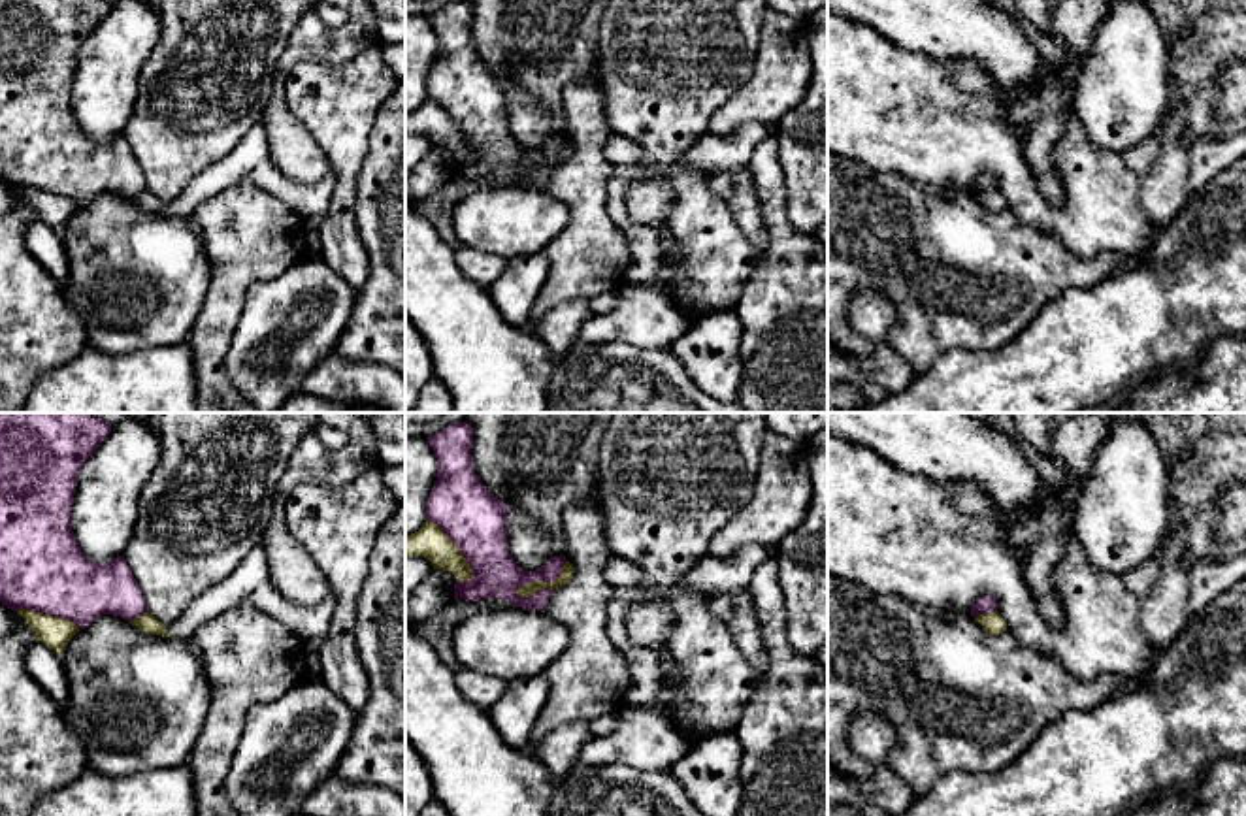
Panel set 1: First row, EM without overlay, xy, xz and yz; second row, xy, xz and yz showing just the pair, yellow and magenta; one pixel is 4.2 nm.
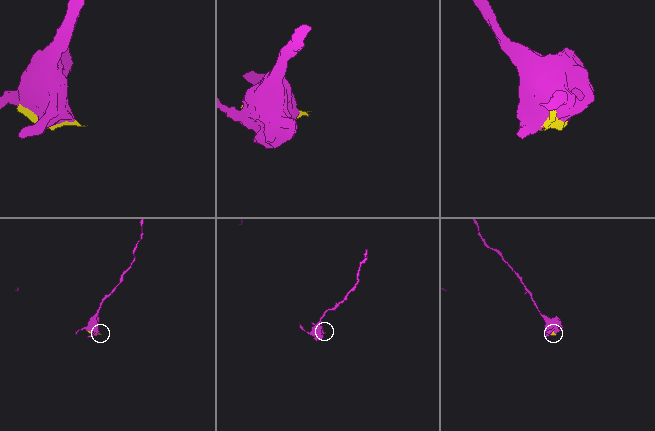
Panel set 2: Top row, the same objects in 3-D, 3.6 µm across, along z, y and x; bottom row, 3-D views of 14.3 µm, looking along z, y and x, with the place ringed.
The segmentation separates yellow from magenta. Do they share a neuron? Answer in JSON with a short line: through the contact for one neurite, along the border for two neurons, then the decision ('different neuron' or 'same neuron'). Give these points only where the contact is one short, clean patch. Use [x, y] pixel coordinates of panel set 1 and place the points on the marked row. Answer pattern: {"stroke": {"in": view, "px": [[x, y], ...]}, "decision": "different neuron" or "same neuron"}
{"decision": "different neuron"}

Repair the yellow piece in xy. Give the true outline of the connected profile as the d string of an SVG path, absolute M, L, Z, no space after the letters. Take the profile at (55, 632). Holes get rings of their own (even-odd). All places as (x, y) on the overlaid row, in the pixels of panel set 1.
M19 609L17 611L28 628L36 633L36 641L47 645L51 650L62 654L70 639L79 631L79 628L64 618L49 616L36 611Z

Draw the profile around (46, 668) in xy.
M34 641L25 654L25 665L30 677L64 712L70 697L70 684L60 654L51 650L47 645Z

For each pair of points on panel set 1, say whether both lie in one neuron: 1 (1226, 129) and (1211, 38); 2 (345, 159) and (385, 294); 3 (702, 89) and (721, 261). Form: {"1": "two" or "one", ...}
{"1": "one", "2": "two", "3": "one"}

